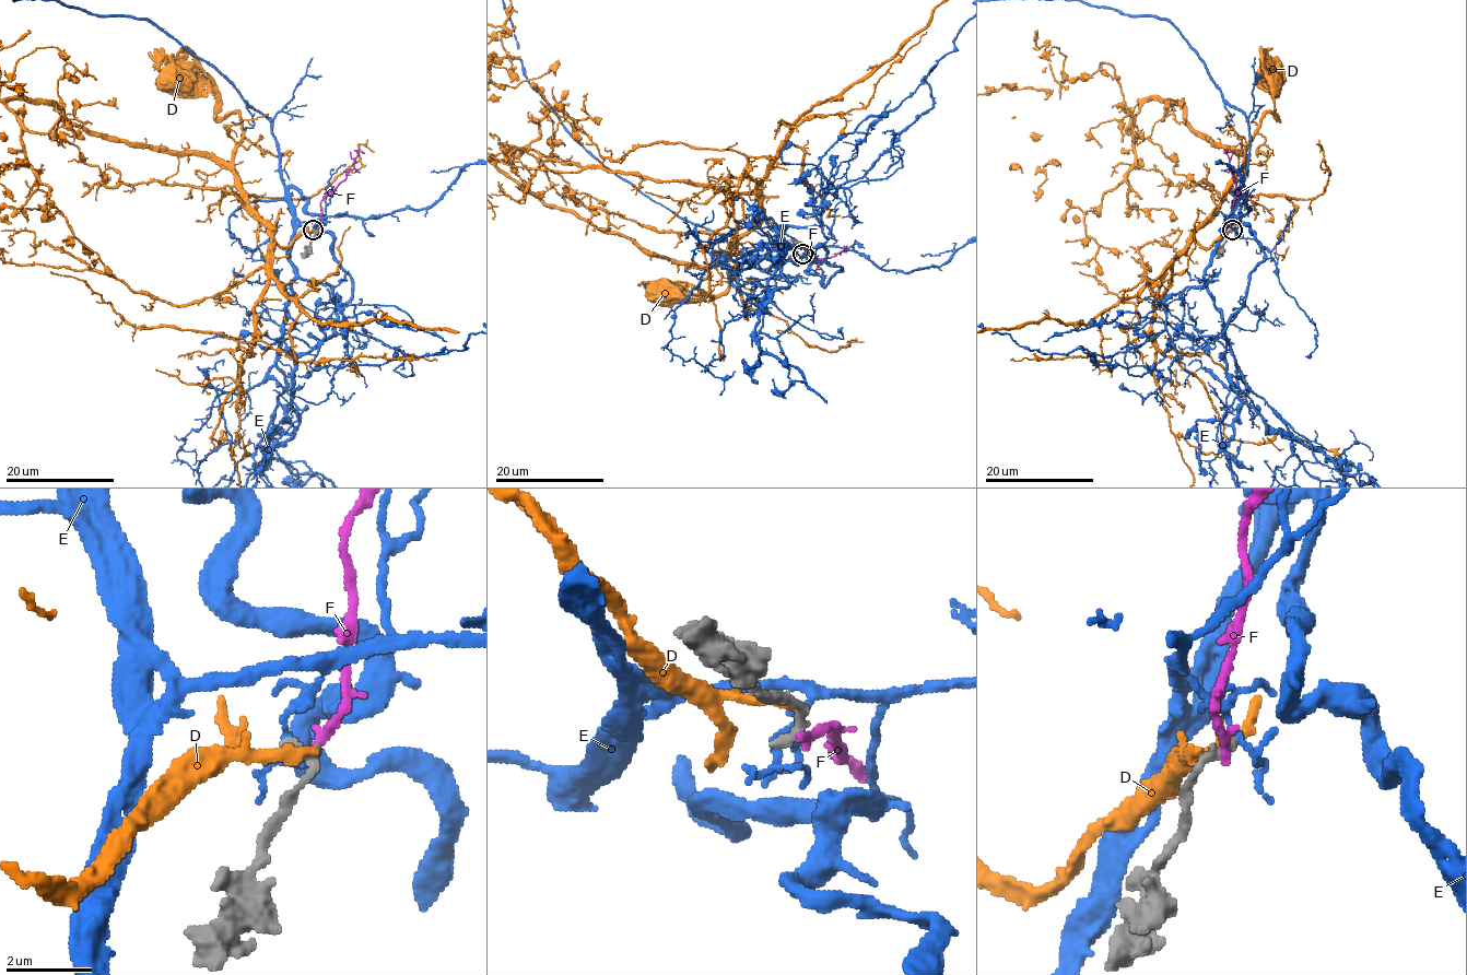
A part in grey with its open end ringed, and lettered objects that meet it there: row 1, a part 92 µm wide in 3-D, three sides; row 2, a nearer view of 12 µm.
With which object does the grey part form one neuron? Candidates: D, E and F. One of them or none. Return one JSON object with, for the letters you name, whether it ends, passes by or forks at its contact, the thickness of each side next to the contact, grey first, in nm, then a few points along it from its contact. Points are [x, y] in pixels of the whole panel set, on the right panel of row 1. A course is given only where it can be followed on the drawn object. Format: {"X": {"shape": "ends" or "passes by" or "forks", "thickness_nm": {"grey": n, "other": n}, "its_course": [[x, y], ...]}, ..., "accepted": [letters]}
{"accepted": []}

